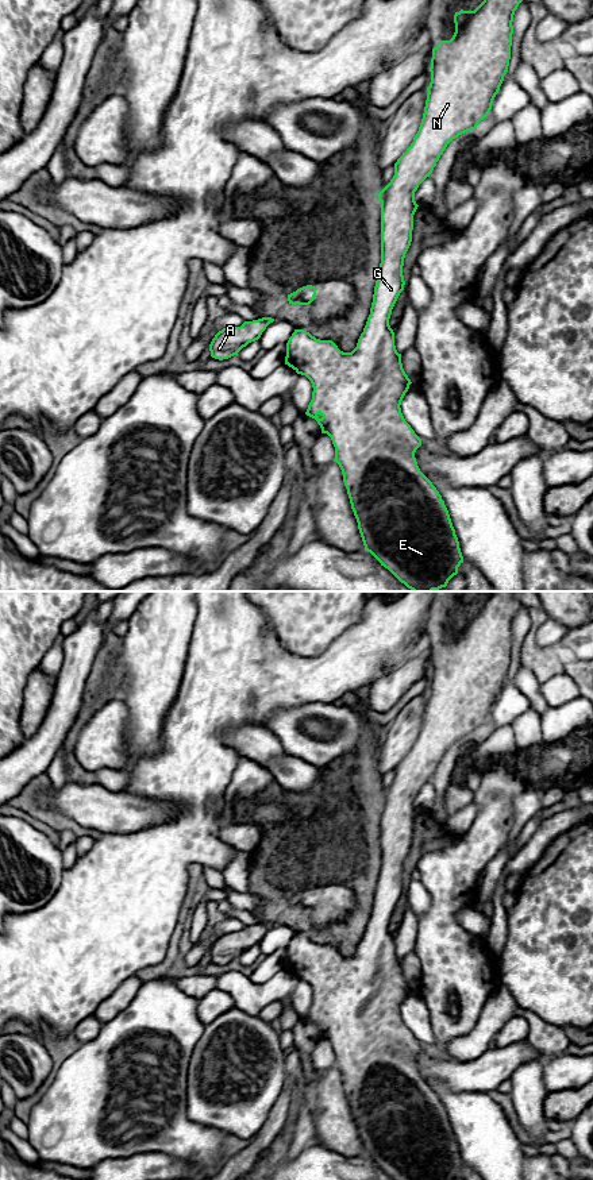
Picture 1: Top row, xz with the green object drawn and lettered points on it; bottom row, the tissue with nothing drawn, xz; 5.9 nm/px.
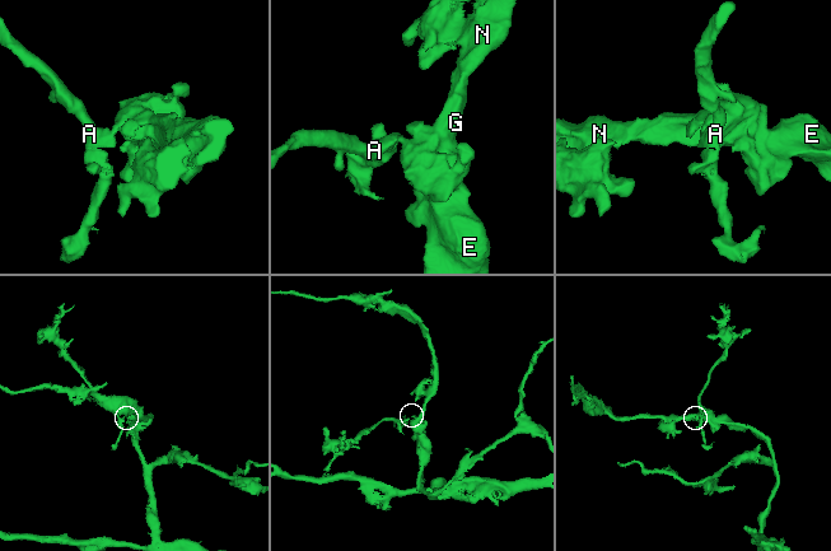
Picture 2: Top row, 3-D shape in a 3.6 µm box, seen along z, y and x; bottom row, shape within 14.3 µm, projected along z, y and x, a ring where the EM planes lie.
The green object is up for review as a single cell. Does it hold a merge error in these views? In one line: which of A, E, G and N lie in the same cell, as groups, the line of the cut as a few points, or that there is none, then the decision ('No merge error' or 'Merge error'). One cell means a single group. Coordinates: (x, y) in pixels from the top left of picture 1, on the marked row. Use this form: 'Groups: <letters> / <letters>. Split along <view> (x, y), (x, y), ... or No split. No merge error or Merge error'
Groups: A / E G N. Split along xz (266, 317), (269, 323). Merge error

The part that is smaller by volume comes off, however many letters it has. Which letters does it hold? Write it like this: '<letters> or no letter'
A

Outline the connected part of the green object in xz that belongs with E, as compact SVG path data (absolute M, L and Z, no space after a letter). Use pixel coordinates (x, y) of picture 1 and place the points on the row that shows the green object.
M484 0L474 11L455 12L455 32L450 41L440 41L432 49L431 82L423 119L413 142L394 163L394 176L377 194L381 201L381 263L374 286L373 302L363 332L351 352L343 352L332 340L320 340L304 329L294 329L286 343L285 365L305 375L313 387L312 400L305 412L315 419L335 447L347 489L351 509L365 545L385 568L412 591L434 591L446 587L463 563L459 541L448 510L432 482L420 471L415 452L421 439L415 433L401 413L401 401L412 383L401 363L401 354L394 346L394 332L389 325L392 309L404 290L403 266L412 242L413 215L417 209L415 192L430 177L447 144L459 135L477 130L492 109L508 72L513 34L513 15L523 0Z

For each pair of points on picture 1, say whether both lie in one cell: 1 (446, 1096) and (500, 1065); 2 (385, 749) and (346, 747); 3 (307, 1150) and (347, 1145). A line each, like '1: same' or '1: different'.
1: different
2: different
3: different

